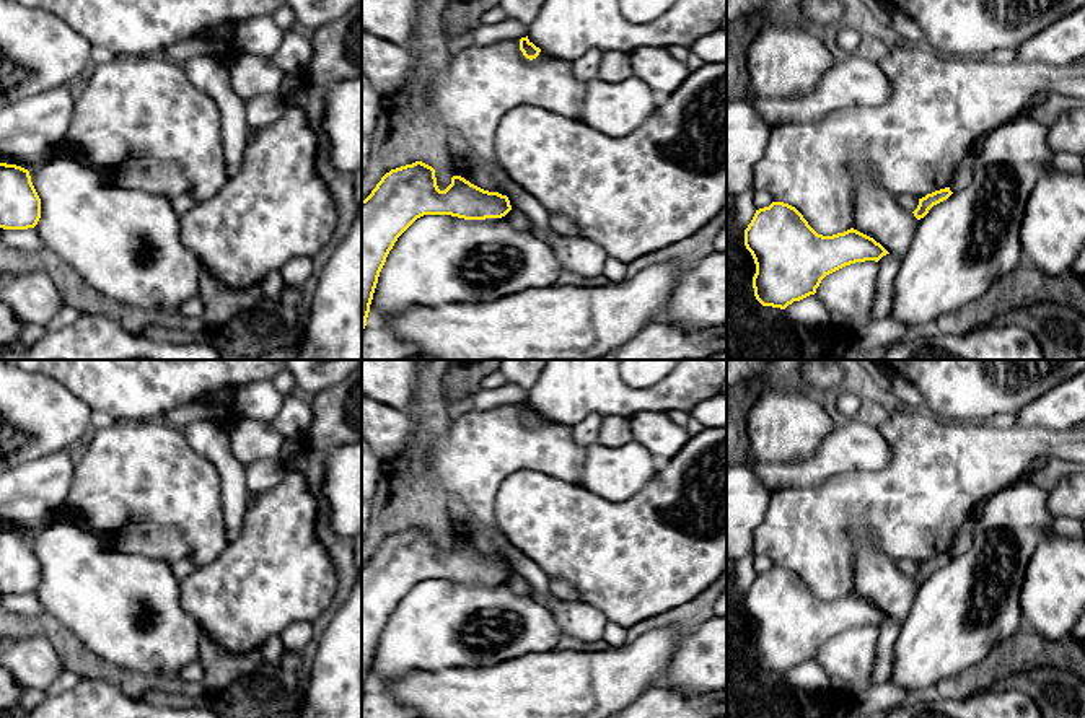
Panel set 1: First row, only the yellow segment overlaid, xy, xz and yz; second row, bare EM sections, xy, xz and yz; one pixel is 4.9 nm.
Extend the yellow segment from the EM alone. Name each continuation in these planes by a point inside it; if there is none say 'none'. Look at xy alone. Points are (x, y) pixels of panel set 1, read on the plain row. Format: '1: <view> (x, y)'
none

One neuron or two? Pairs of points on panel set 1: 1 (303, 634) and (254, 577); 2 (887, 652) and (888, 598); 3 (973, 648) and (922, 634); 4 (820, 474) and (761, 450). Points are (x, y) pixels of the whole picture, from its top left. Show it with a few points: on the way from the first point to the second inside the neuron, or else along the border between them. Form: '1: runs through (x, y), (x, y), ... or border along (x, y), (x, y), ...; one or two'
1: border along (311, 622), (290, 622), (277, 635); two
2: border along (890, 617), (901, 622); two
3: runs through (960, 635), (935, 634); one
4: border along (821, 440), (818, 448), (802, 459), (751, 461); two

